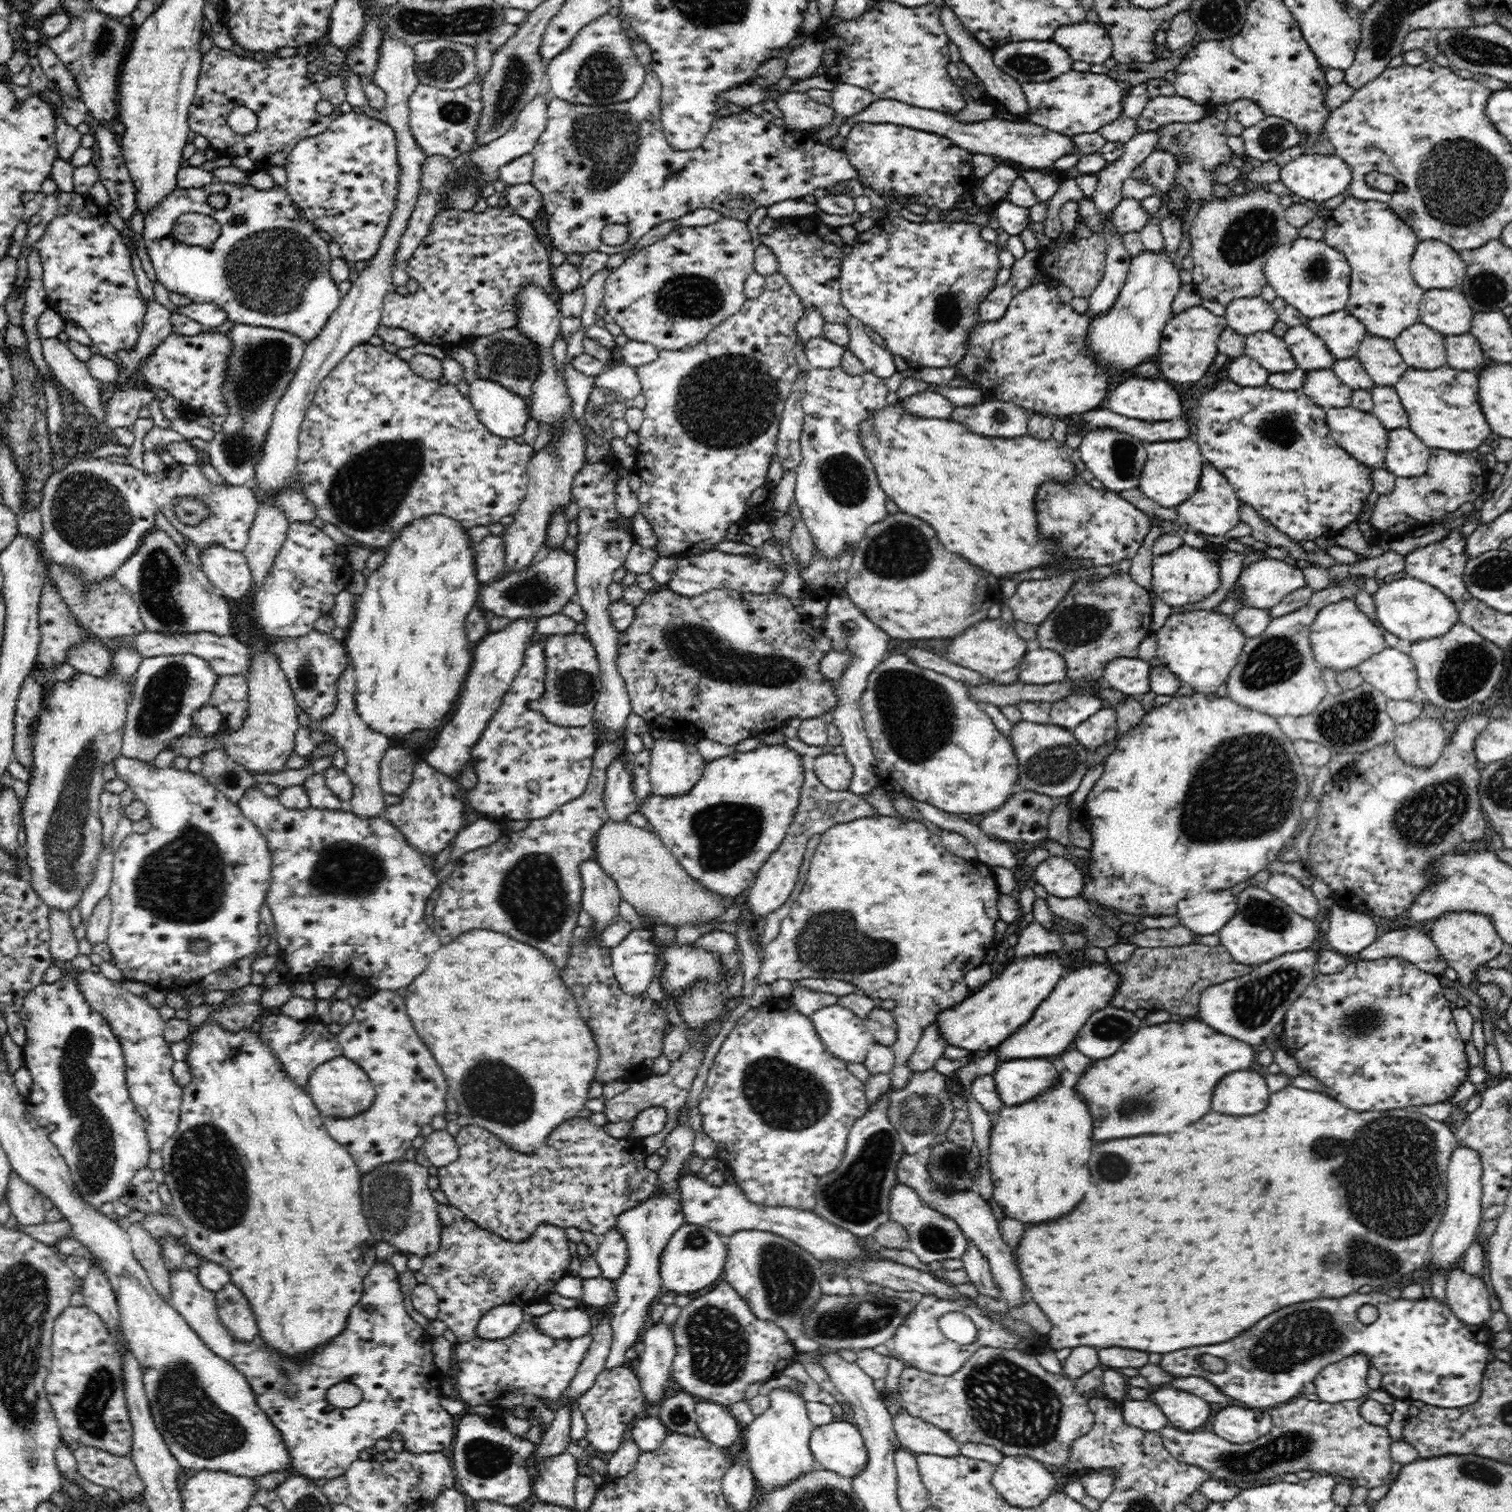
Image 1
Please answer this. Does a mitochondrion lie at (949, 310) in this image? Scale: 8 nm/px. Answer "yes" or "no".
yes

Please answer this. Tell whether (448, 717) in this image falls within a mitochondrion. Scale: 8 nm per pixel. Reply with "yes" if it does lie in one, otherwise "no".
no

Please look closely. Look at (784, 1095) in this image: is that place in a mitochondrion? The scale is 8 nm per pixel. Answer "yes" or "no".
yes

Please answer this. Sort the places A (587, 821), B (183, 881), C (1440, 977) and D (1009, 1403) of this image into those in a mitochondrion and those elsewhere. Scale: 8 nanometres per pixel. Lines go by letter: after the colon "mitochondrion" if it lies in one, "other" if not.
A: other
B: mitochondrion
C: other
D: mitochondrion

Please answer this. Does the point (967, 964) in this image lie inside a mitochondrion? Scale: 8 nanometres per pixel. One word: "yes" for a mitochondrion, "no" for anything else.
no

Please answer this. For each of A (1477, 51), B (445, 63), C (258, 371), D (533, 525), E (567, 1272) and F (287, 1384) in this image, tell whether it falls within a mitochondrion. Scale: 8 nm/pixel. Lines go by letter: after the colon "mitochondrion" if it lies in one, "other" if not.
A: mitochondrion
B: mitochondrion
C: mitochondrion
D: other
E: other
F: mitochondrion

